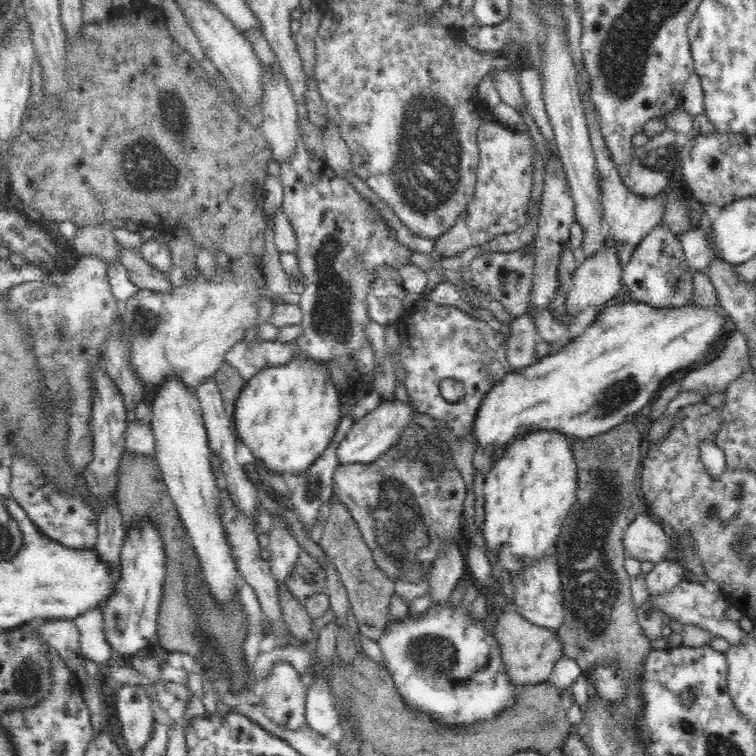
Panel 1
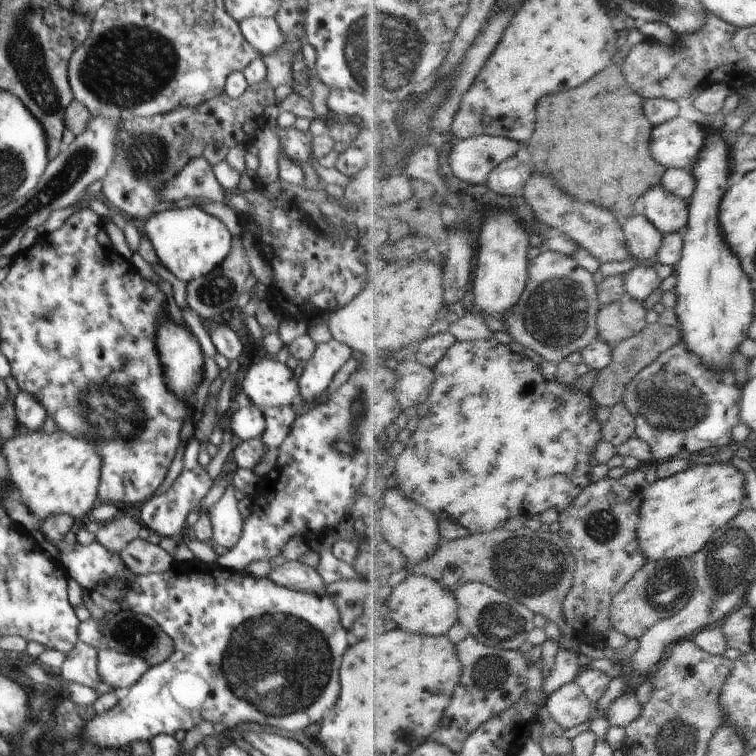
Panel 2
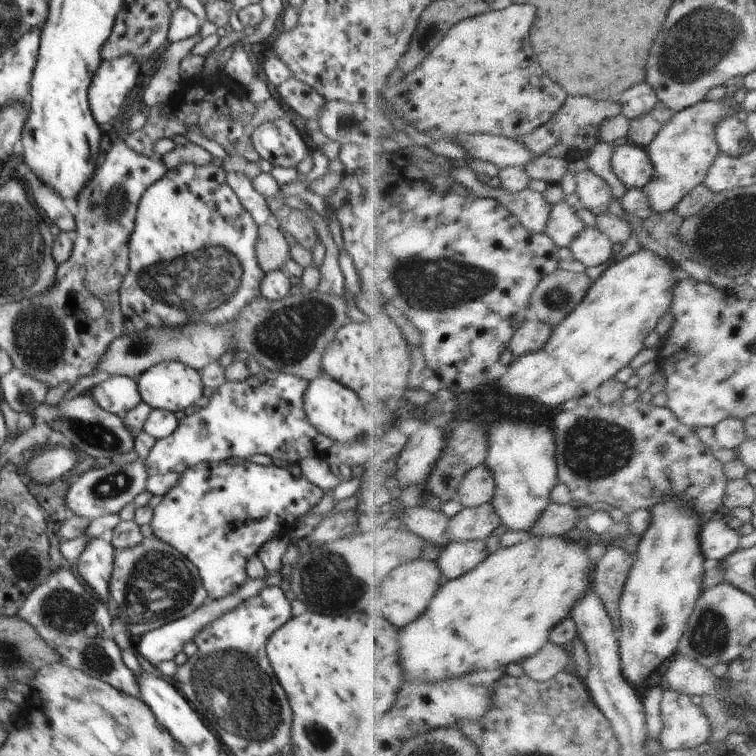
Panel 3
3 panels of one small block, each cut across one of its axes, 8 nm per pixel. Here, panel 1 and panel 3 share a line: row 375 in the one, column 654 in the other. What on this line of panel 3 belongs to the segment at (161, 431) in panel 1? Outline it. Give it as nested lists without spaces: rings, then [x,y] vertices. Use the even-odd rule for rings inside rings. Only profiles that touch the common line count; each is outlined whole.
[[[631,141],[619,143],[614,154],[616,175],[630,189],[644,189],[655,178],[655,163],[649,150]]]

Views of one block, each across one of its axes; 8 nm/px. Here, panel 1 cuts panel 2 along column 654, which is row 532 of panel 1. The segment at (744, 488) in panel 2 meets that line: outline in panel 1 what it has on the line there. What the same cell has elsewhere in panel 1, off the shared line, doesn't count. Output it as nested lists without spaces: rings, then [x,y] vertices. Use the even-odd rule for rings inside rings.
[[[538,427],[510,440],[503,448],[502,457],[493,462],[485,476],[485,521],[481,526],[488,549],[498,556],[498,566],[504,570],[522,559],[523,555],[542,554],[549,551],[561,534],[568,512],[577,499],[579,478],[574,451],[568,442],[568,434],[553,427]]]

